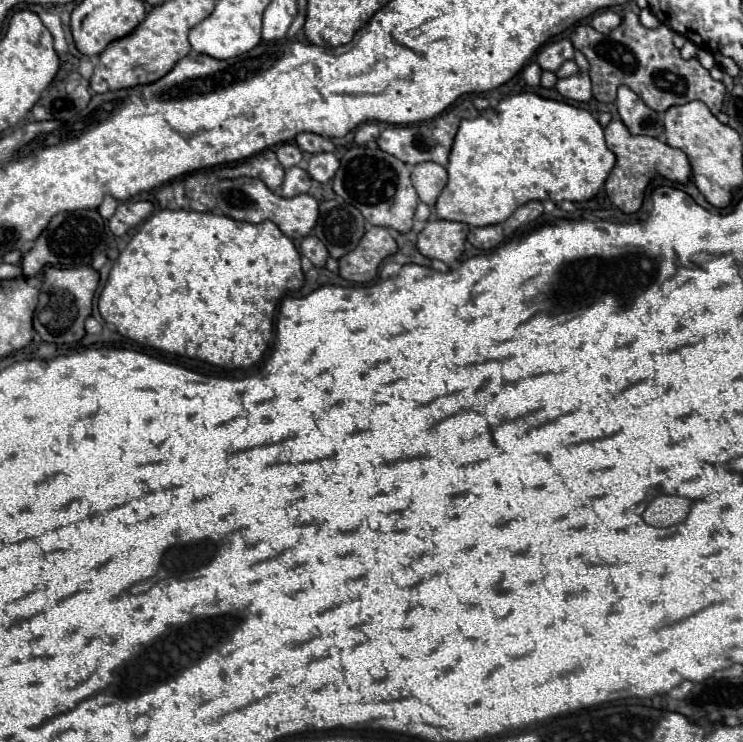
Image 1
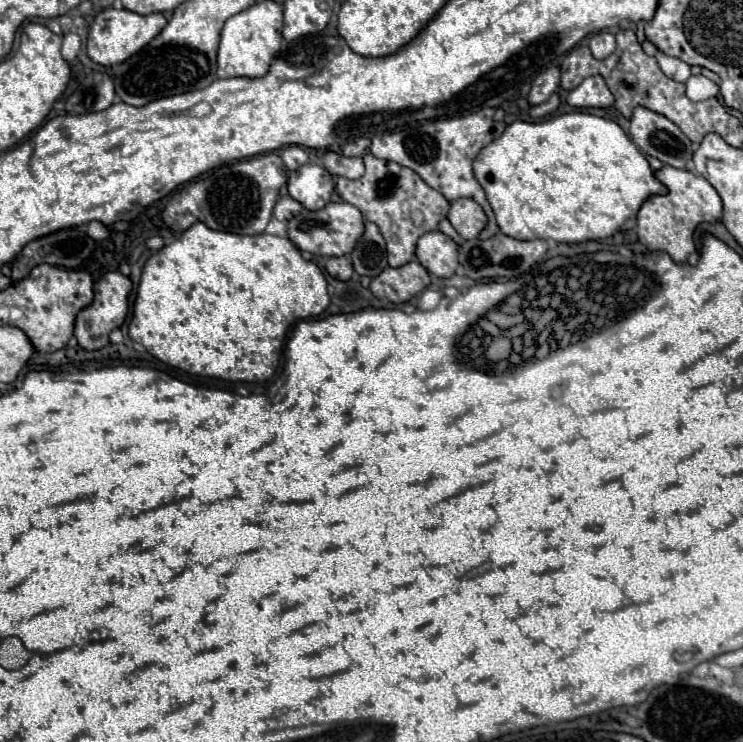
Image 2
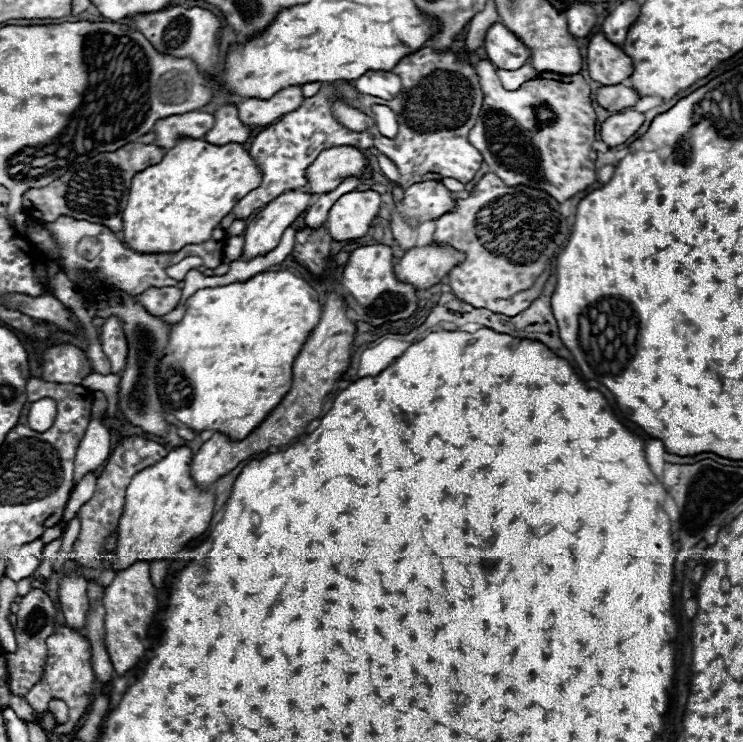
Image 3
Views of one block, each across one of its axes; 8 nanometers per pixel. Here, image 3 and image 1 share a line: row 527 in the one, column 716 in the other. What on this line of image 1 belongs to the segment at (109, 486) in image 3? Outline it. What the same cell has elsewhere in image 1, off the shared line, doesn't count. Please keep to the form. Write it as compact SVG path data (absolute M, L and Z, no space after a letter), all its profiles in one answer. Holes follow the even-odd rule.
M628 12L622 24L610 34L600 34L594 28L582 24L572 32L570 40L574 48L580 50L590 62L592 90L598 102L614 102L618 86L624 84L656 112L666 112L672 106L682 106L692 100L700 100L710 108L714 116L718 116L722 112L725 86L722 86L722 82L716 82L696 58L682 60L680 50L672 44L672 36L674 32L664 24L650 30L640 24L634 12Z

